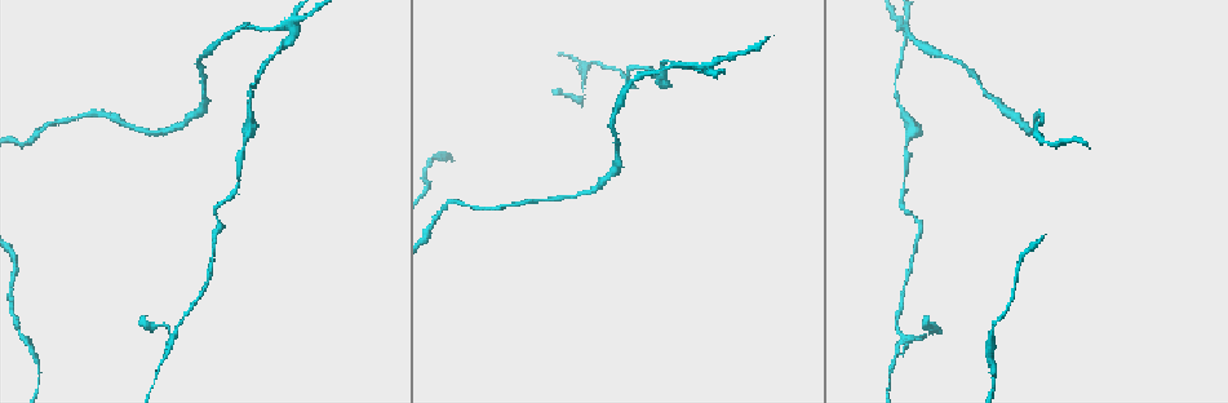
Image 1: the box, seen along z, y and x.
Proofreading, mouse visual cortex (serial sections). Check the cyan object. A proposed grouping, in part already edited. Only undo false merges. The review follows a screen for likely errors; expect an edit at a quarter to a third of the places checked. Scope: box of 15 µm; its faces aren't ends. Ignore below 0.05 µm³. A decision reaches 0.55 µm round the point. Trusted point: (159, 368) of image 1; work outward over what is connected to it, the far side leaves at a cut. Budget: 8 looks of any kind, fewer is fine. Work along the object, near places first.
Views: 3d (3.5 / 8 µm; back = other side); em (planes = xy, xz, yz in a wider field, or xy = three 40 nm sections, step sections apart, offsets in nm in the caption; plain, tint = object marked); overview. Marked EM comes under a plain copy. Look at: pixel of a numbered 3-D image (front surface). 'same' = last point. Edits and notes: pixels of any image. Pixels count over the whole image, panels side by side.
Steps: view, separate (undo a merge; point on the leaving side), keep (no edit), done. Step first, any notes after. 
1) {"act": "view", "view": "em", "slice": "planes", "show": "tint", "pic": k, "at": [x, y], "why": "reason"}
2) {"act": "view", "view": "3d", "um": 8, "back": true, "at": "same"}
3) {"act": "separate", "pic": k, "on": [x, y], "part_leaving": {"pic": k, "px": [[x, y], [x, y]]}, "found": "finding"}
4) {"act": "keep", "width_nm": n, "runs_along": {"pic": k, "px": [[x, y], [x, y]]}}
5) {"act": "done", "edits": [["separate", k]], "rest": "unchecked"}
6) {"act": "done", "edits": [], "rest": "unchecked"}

{"act": "view", "view": "3d", "um": 3.5, "pic": 1, "at": [585, 71], "why": "arms part here"}

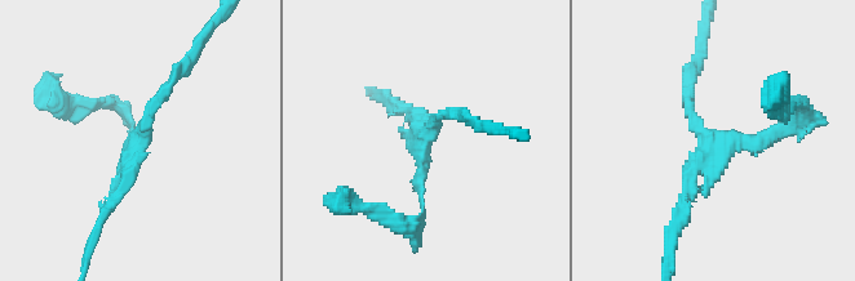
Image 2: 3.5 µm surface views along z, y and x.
{"act": "view", "view": "em", "slice": "xy", "step": 1, "show": "tint", "pic": 2, "at": [708, 136], "why": "need the tissue"}

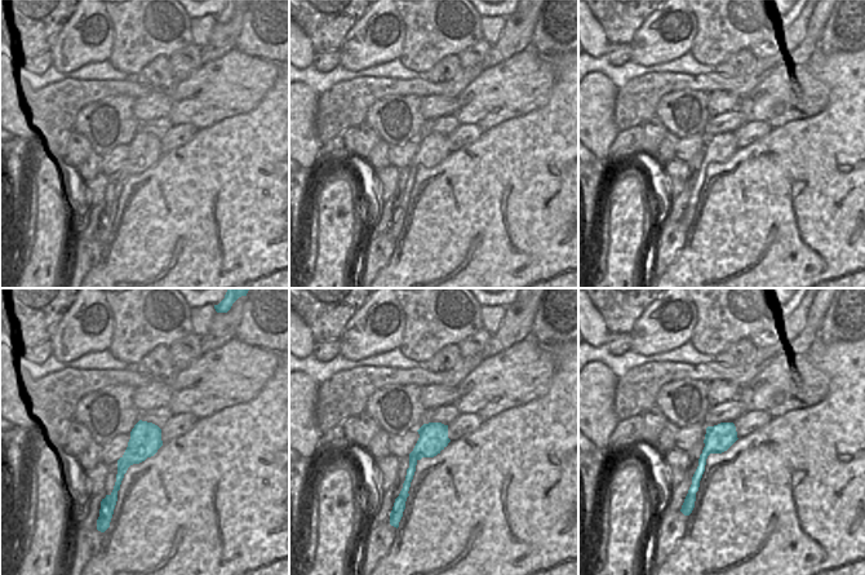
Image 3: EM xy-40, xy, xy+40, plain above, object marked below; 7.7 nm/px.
{"act": "separate", "pic": 2, "on": [762, 138], "found": "two cells meet here"}

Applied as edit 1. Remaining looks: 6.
{"act": "view", "view": "overview", "why": "see it whole again"}

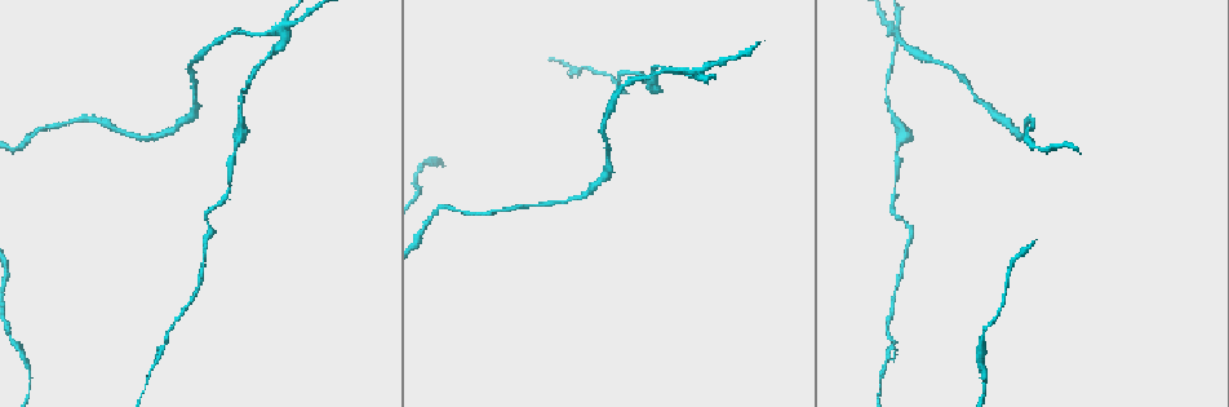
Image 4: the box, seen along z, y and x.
{"act": "view", "view": "3d", "um": 3.5, "back": true, "pic": 4, "at": [229, 185], "why": "thin neck"}

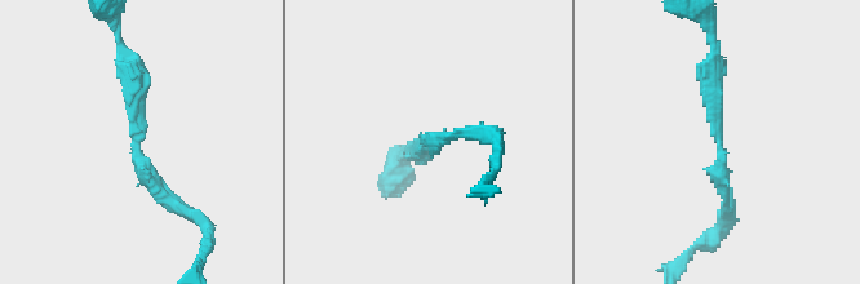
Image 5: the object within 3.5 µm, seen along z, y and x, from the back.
{"act": "view", "view": "em", "slice": "planes", "show": "tint", "pic": 5, "at": [135, 141], "arm_widths_nm": [150, 250]}

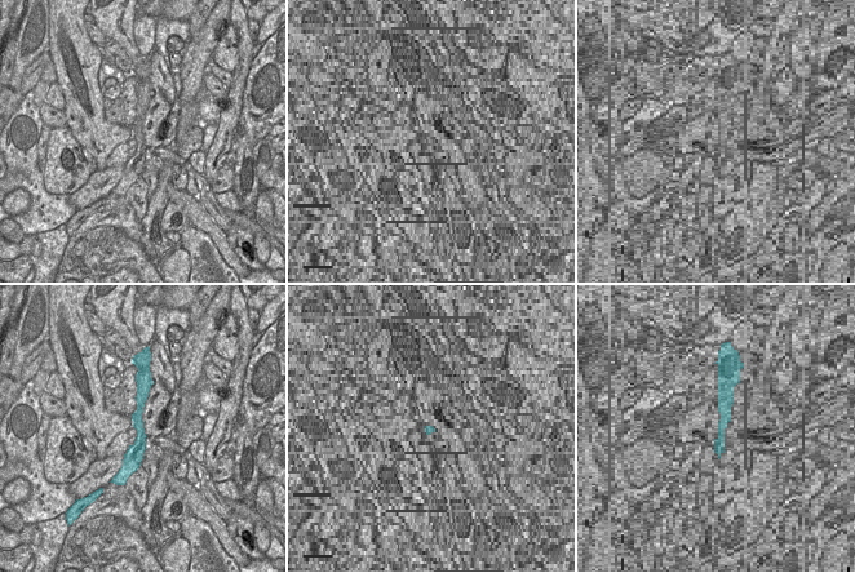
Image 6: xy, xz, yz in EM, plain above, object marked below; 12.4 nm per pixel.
{"act": "keep", "runs_along": {"pic": 6, "px": [[146, 387], [129, 467]]}, "found": "continuous, no second cell"}

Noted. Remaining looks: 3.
{"act": "view", "view": "3d", "um": 8, "pic": 4, "at": [888, 106], "why": "narrows sharply"}

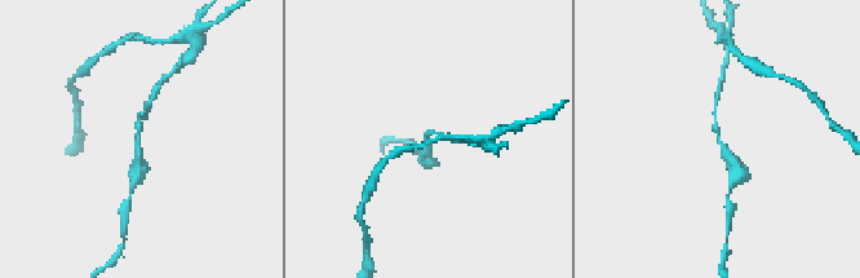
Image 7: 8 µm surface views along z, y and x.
{"act": "view", "view": "3d", "um": 3.5, "pic": 7, "at": [136, 134]}

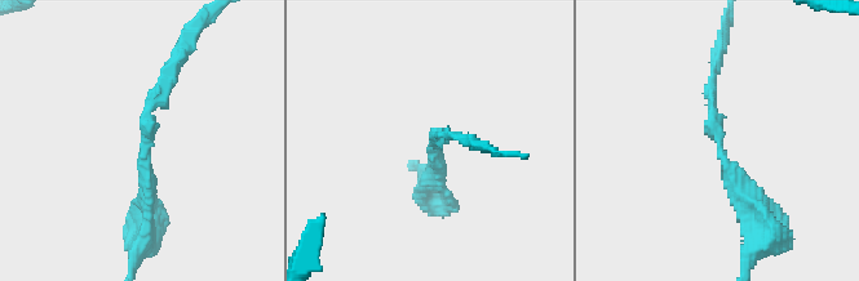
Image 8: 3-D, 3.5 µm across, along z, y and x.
{"act": "view", "view": "em", "slice": "xy", "step": 1, "show": "tint", "pic": 8, "at": [721, 144], "arm_widths_nm": [150, 200], "why": "now the EM"}

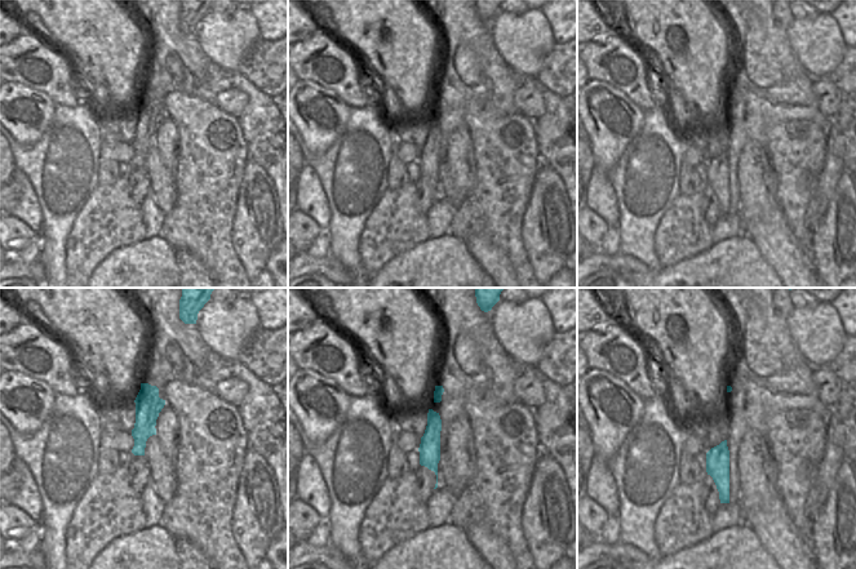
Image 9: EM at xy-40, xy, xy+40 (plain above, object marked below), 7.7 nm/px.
{"act": "keep", "runs_along": {"pic": 8, "px": [[758, 219], [712, 128], [716, 68]]}, "found": "one cell here"}

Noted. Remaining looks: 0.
{"act": "done", "edits": [["separate", 2]], "rest": "unchecked"}

